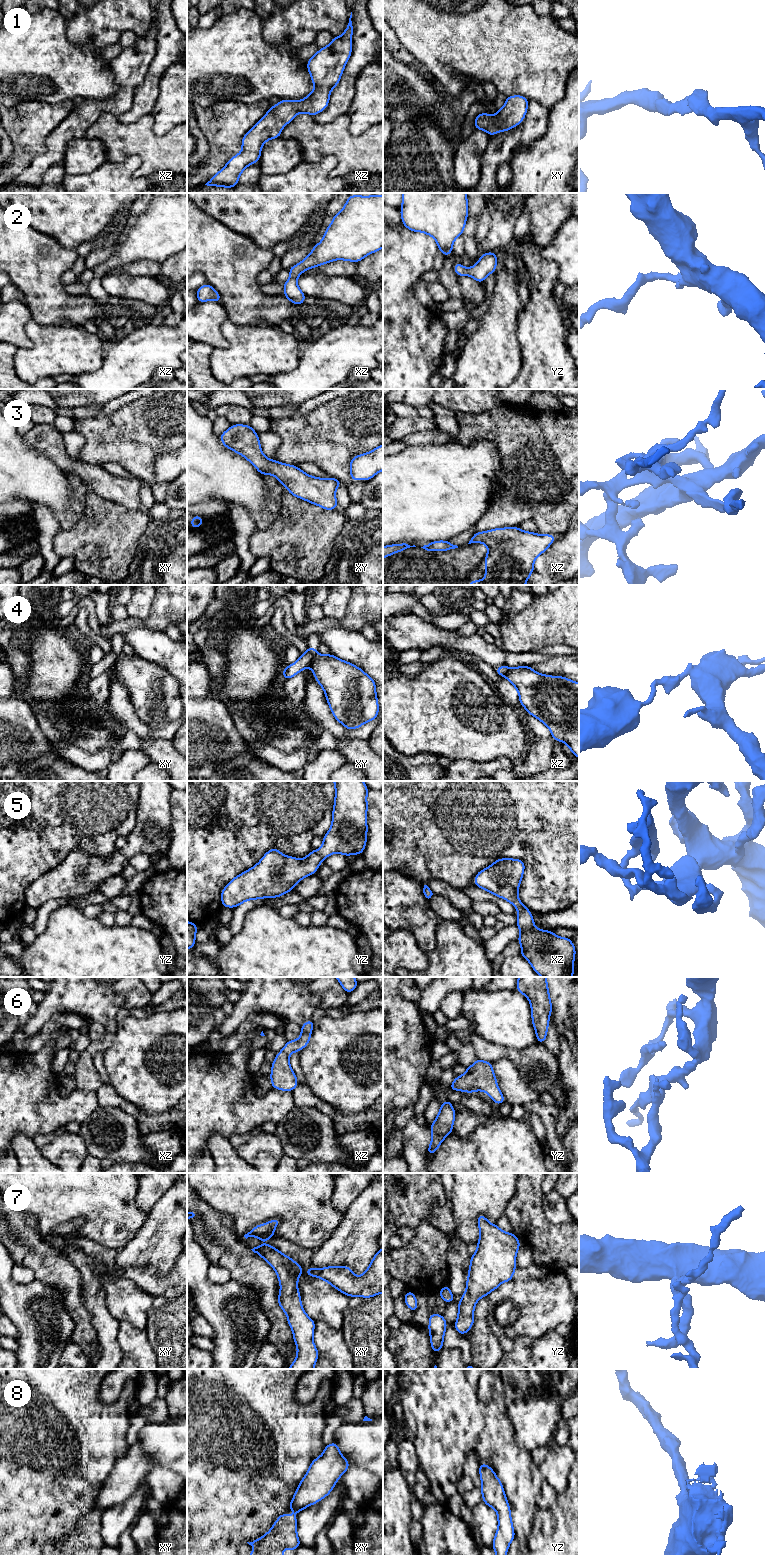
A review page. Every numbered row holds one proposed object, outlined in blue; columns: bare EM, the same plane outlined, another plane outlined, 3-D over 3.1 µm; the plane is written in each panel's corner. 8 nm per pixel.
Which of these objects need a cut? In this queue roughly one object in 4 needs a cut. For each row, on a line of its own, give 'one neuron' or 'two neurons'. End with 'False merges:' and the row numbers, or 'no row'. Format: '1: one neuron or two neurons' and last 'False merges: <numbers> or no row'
1: one neuron
2: one neuron
3: one neuron
4: two neurons
5: one neuron
6: one neuron
7: one neuron
8: one neuron
False merges: 4

